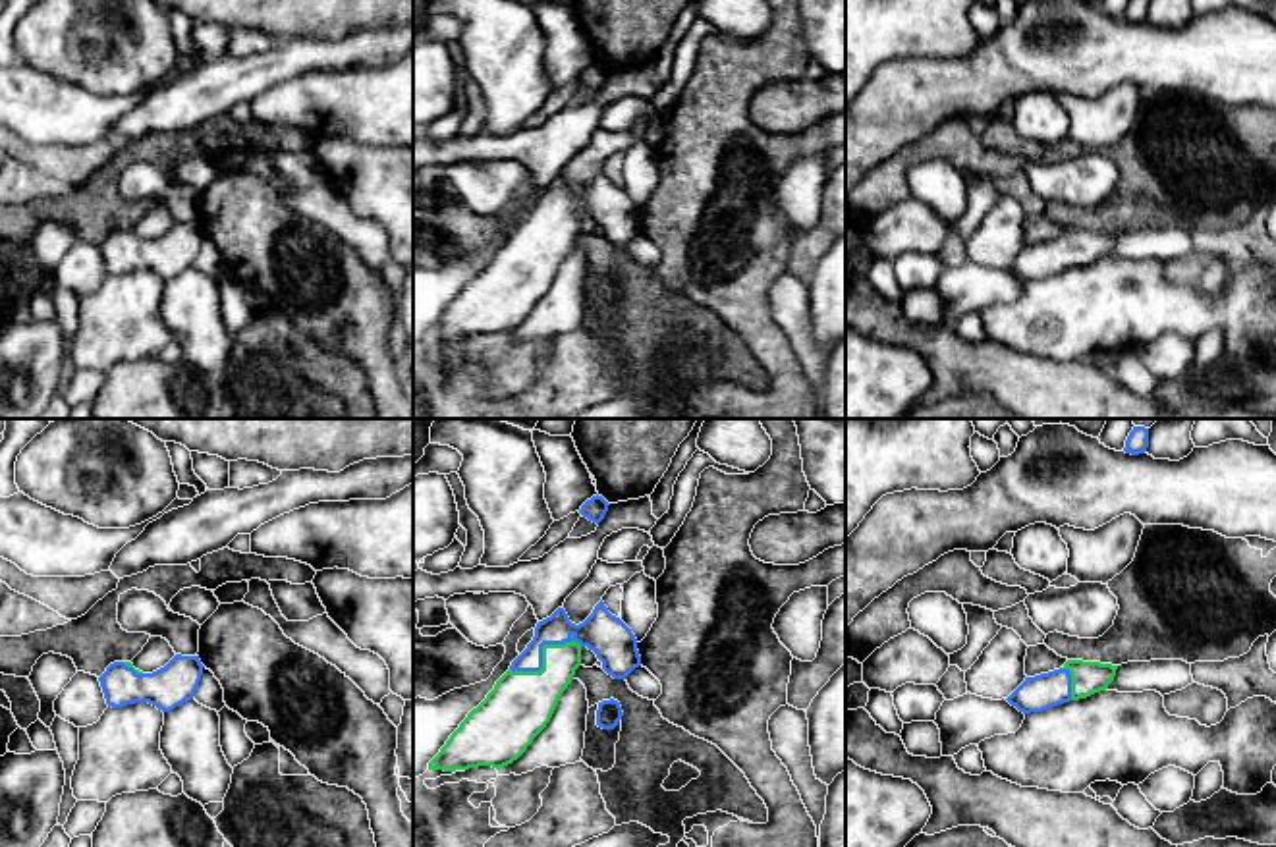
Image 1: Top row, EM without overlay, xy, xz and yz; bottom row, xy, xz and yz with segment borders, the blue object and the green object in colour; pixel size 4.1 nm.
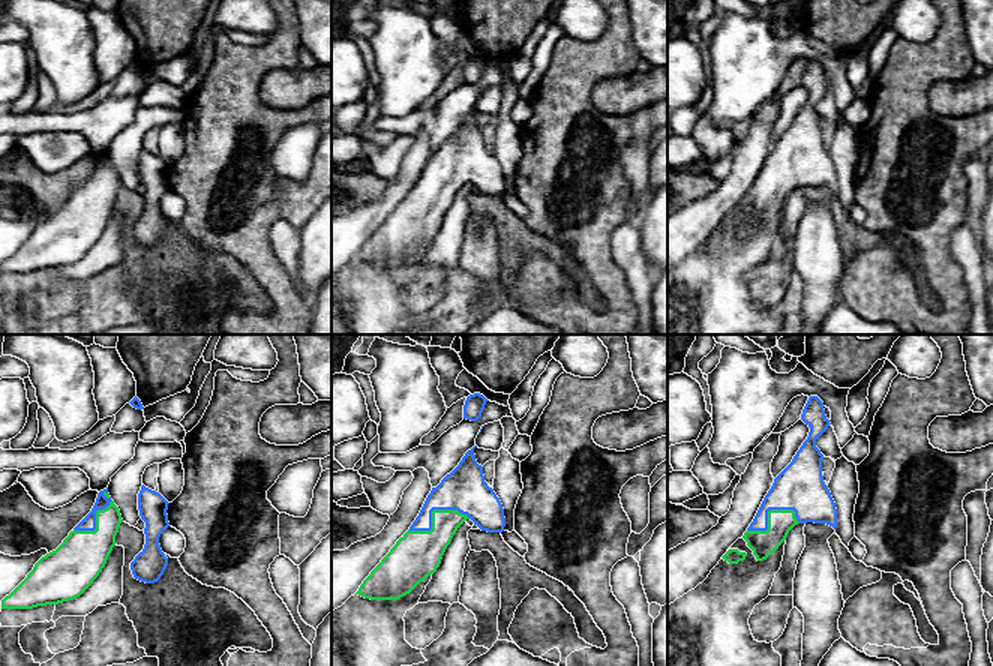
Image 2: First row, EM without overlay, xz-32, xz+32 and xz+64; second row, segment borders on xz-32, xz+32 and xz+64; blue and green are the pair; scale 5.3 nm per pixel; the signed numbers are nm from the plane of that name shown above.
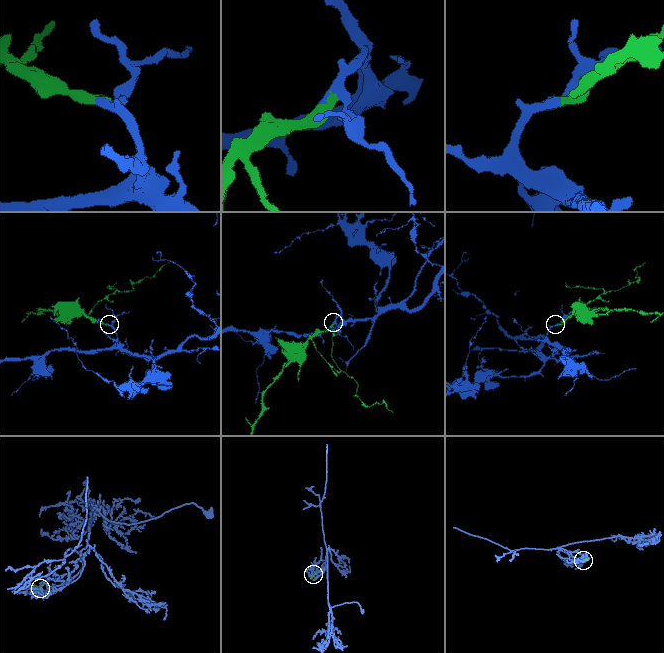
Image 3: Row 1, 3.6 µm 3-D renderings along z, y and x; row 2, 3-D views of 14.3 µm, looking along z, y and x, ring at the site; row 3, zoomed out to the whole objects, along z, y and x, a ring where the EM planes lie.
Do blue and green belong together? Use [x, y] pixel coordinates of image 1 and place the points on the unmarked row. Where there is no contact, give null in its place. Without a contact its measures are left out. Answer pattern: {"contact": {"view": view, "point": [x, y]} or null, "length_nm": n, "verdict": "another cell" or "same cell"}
{"contact": {"view": "xz", "point": [541, 222]}, "length_nm": 320, "verdict": "same cell"}

